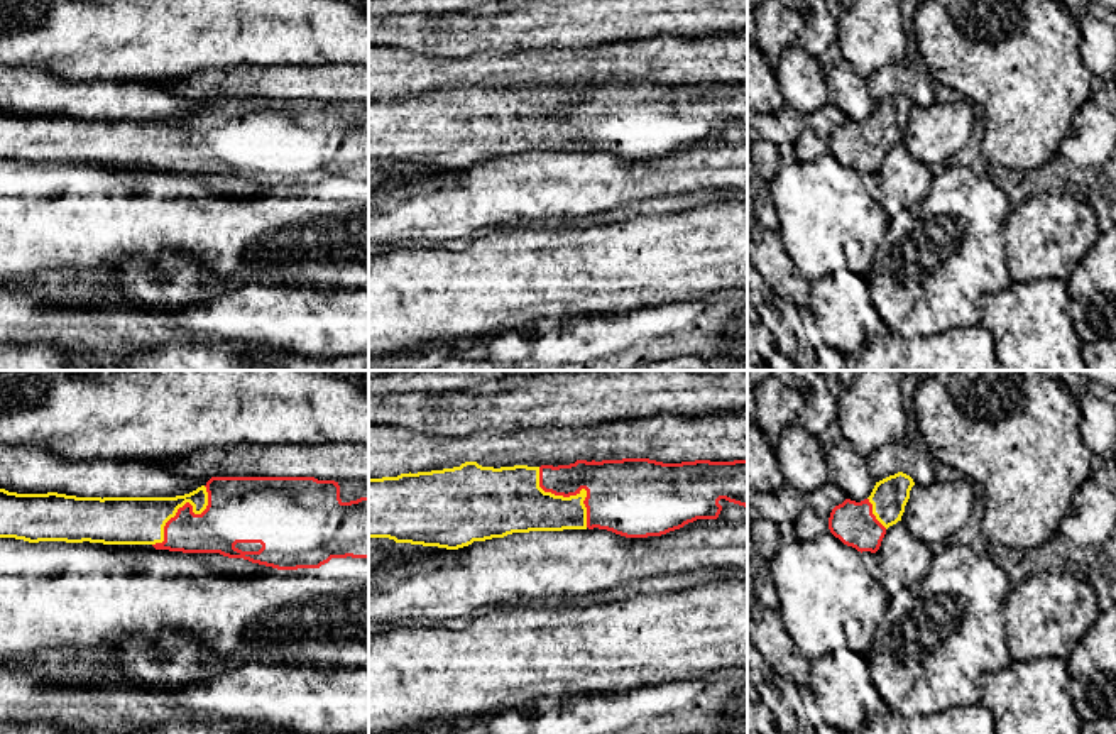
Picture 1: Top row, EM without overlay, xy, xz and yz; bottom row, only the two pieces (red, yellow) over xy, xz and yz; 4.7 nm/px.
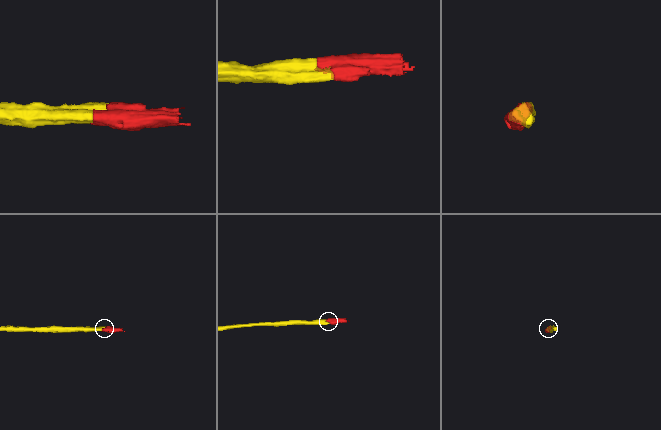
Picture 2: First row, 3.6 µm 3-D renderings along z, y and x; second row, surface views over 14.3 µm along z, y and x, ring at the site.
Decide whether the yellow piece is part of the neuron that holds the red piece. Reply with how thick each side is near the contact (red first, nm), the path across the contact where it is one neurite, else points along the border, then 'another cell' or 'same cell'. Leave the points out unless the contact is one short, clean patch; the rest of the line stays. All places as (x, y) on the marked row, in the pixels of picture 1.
calibres 360 and 260 nm; same cell

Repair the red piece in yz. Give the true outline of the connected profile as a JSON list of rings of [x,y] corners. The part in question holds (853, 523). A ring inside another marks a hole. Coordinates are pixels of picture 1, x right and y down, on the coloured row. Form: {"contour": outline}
{"contour": [[[898,472],[876,482],[867,499],[845,499],[830,512],[830,533],[861,553],[876,553],[886,529],[901,521],[913,485],[910,475]]]}

